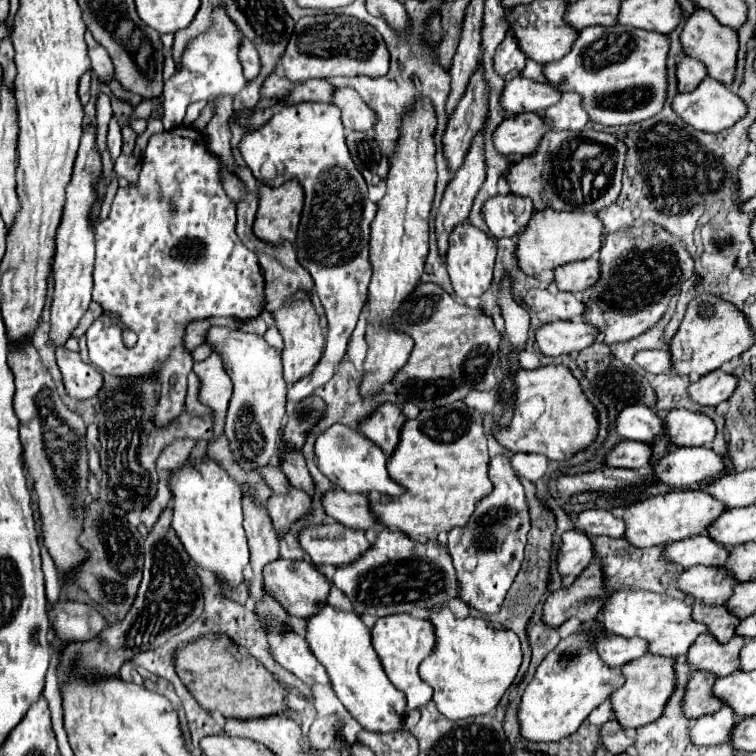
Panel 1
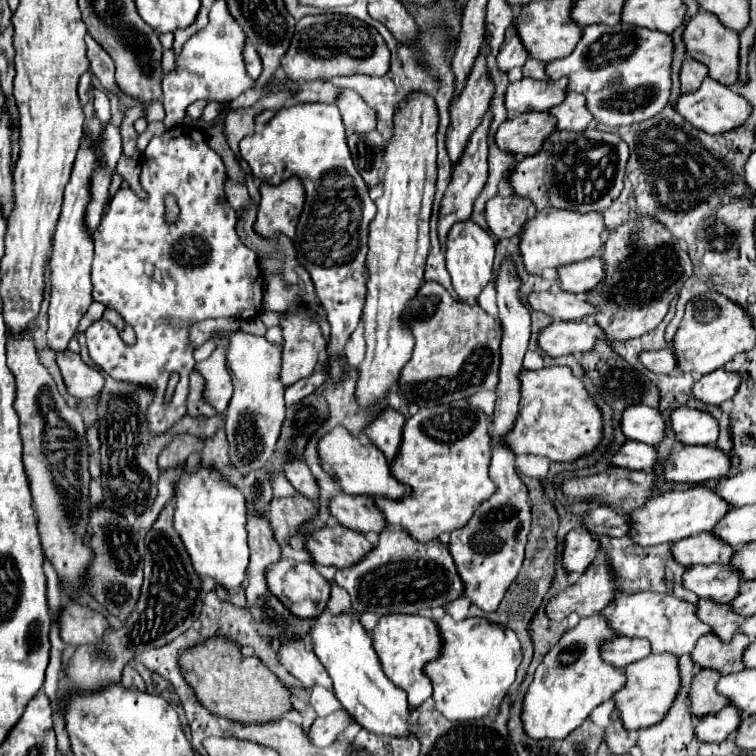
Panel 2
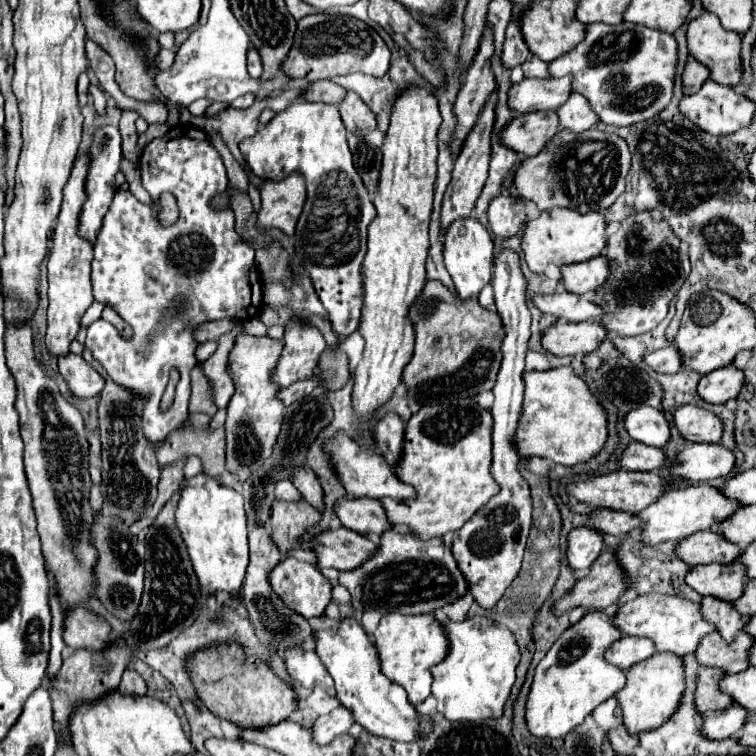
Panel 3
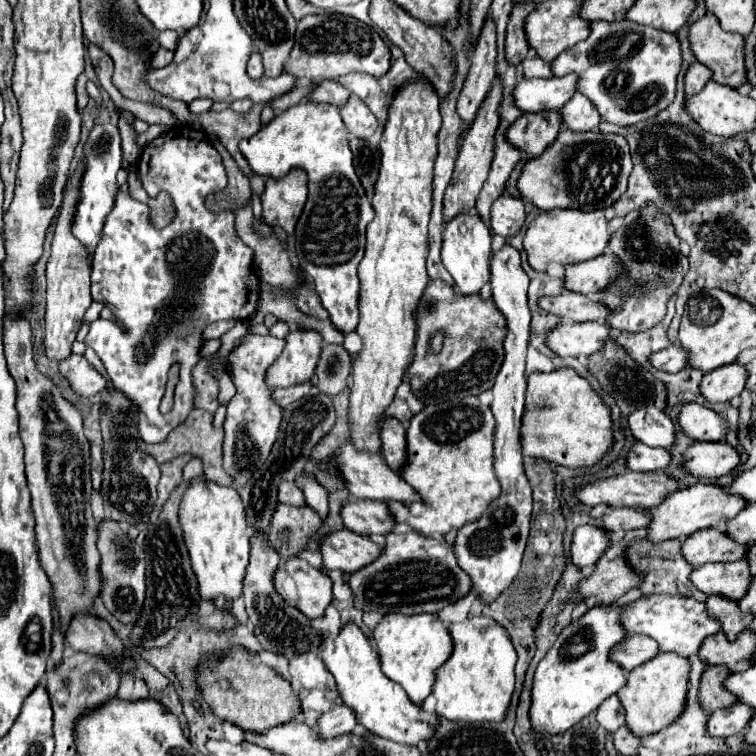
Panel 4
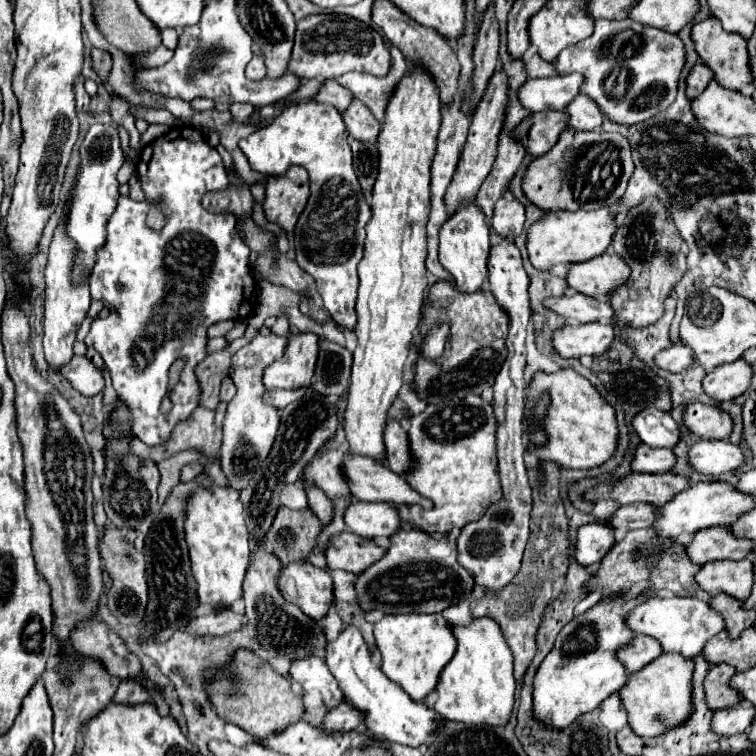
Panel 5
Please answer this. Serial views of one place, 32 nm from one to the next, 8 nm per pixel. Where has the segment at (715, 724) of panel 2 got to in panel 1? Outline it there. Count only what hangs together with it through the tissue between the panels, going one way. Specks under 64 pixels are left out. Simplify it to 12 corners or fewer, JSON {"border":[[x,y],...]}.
{"border":[[732,708],[700,716],[690,728],[698,746],[728,742],[736,722]]}

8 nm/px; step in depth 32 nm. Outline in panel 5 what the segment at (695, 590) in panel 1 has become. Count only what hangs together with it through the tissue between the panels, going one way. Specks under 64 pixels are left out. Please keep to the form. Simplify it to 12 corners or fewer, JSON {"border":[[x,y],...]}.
{"border":[[750,560],[708,562],[696,574],[706,592],[744,600],[754,586]]}

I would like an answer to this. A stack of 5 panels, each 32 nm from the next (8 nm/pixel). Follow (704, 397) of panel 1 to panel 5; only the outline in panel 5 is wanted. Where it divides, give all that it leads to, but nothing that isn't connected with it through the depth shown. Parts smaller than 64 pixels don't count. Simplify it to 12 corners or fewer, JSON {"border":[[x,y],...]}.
{"border":[[744,358],[716,366],[704,378],[710,398],[742,396],[752,382]]}

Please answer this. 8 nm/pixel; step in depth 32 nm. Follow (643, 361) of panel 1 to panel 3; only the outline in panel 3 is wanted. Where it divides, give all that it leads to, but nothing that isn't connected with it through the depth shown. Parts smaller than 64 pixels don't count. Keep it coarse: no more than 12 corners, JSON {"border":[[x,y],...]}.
{"border":[[674,344],[646,354],[656,372],[674,374],[682,368],[682,354]]}

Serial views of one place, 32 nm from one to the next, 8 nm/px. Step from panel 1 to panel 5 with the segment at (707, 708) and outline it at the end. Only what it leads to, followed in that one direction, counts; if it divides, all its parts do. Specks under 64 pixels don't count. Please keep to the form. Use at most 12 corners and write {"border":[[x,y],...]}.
{"border":[[710,668],[704,688],[712,710],[734,706],[742,696],[730,686],[736,668]]}

